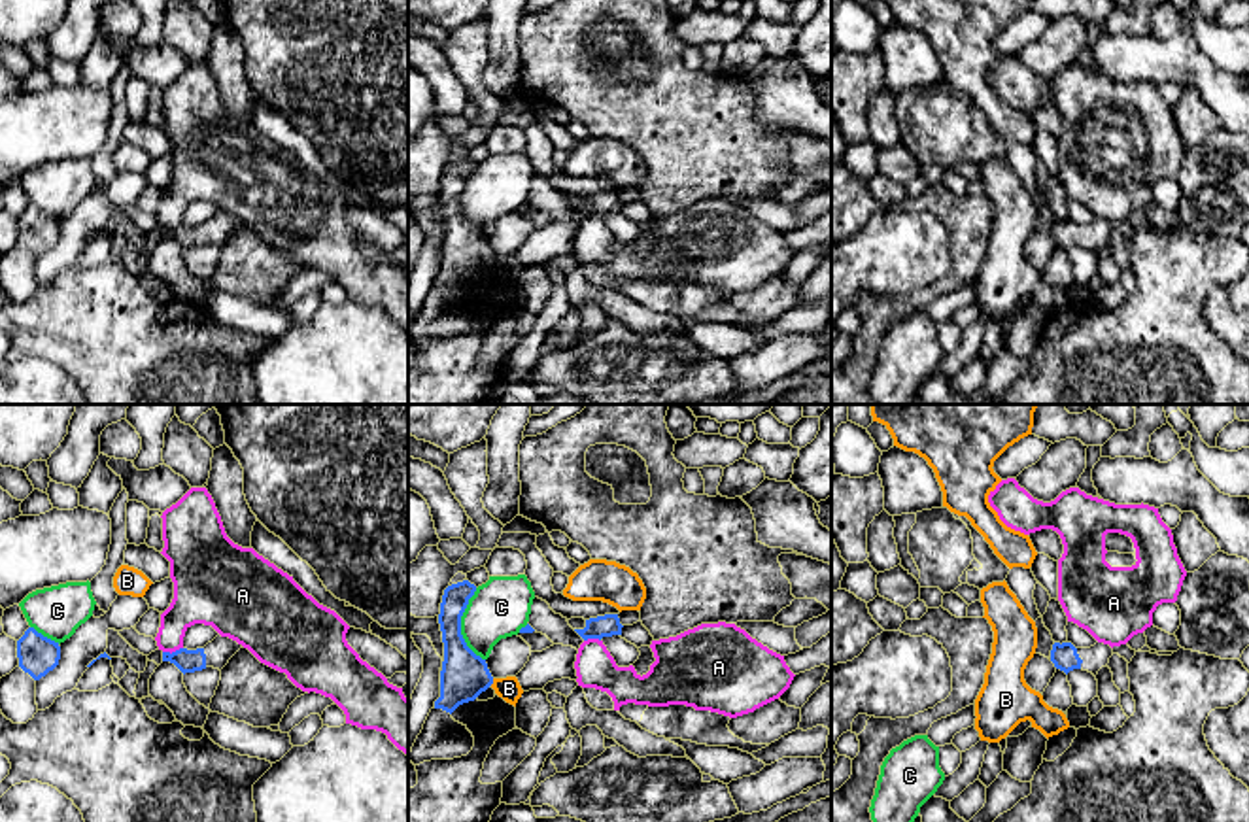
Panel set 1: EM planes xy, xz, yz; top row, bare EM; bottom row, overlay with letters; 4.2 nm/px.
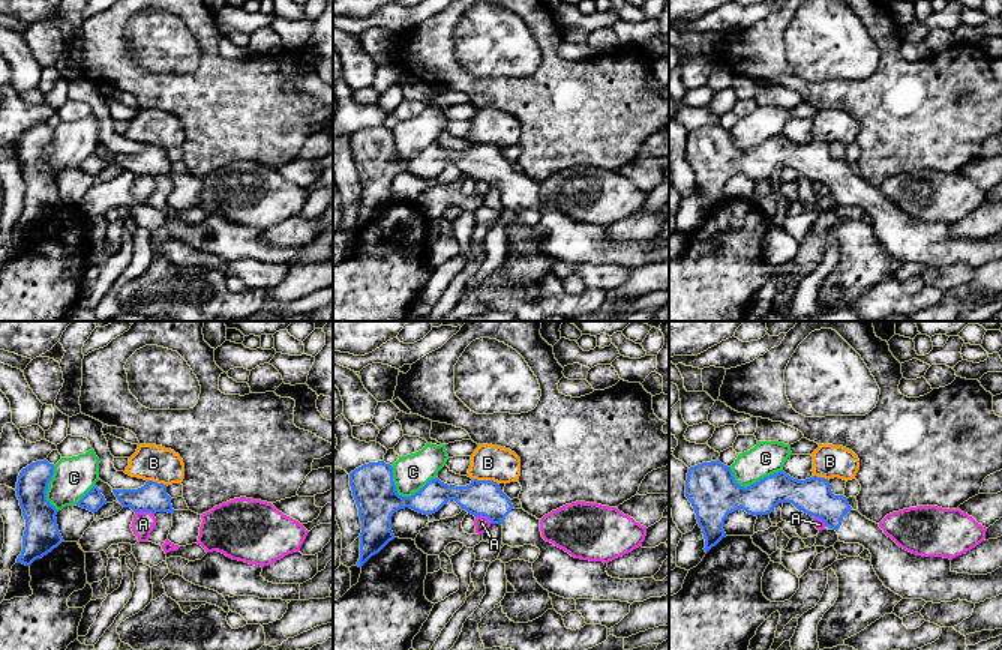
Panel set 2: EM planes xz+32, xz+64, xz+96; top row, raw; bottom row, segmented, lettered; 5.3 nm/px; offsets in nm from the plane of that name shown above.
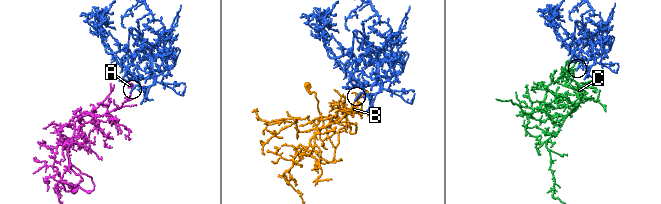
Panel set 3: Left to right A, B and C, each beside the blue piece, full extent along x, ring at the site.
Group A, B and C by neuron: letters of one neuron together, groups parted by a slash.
A / B / C

